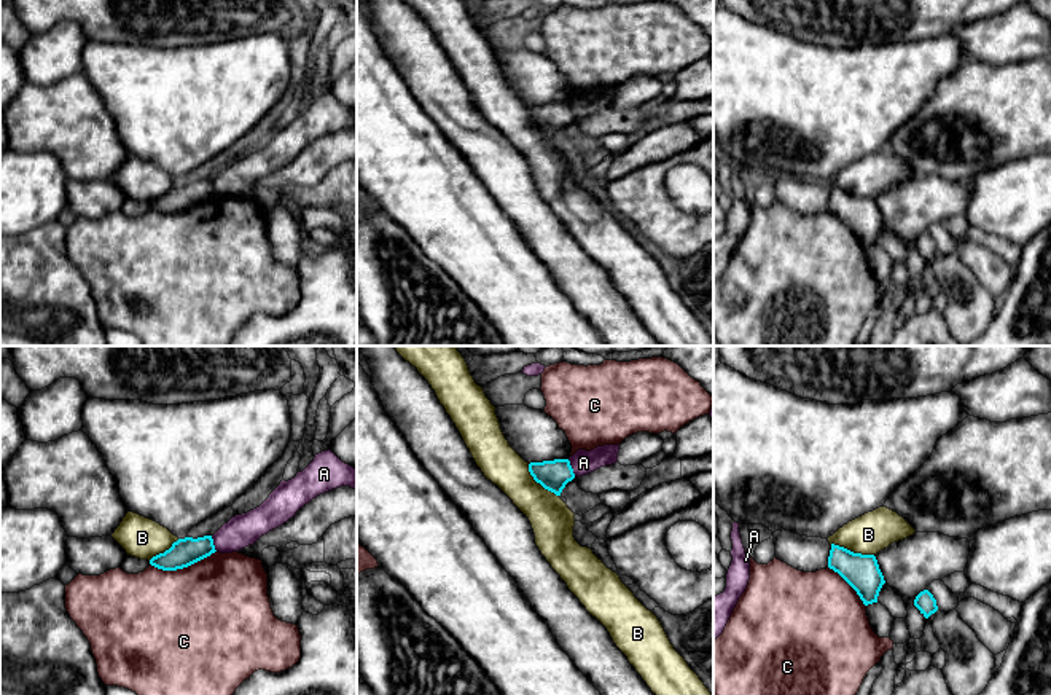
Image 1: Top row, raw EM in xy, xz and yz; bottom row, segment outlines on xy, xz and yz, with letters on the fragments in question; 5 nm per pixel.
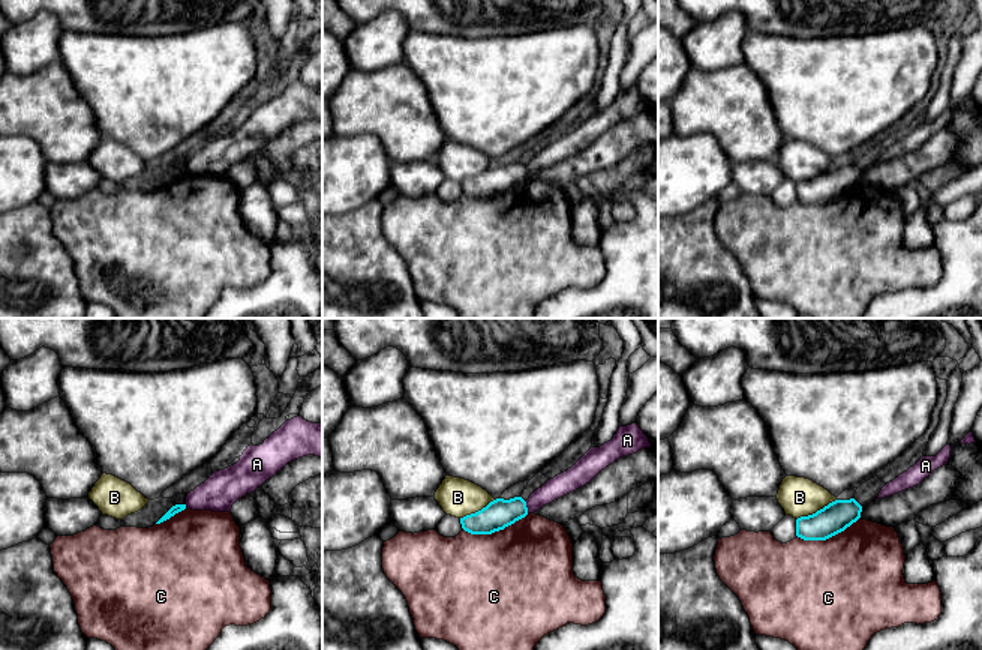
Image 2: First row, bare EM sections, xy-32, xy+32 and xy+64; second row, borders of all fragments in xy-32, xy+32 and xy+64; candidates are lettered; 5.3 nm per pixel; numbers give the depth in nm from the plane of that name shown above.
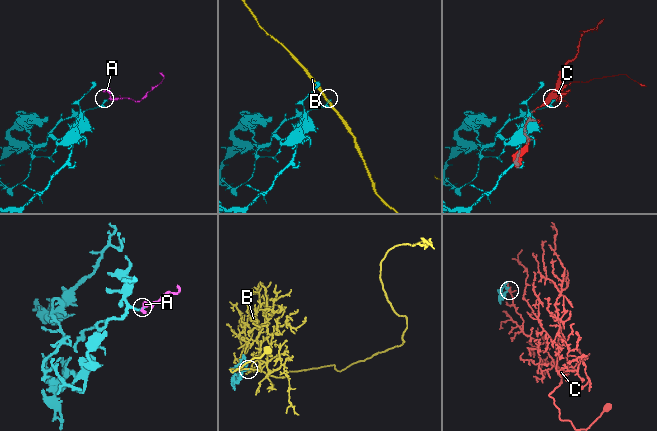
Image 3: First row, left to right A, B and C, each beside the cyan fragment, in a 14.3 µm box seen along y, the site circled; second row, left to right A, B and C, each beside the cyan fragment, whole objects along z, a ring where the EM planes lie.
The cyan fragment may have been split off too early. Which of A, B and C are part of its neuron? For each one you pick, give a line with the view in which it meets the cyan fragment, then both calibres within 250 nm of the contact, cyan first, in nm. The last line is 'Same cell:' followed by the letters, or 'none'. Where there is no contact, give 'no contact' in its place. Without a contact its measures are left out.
Same cell: none

